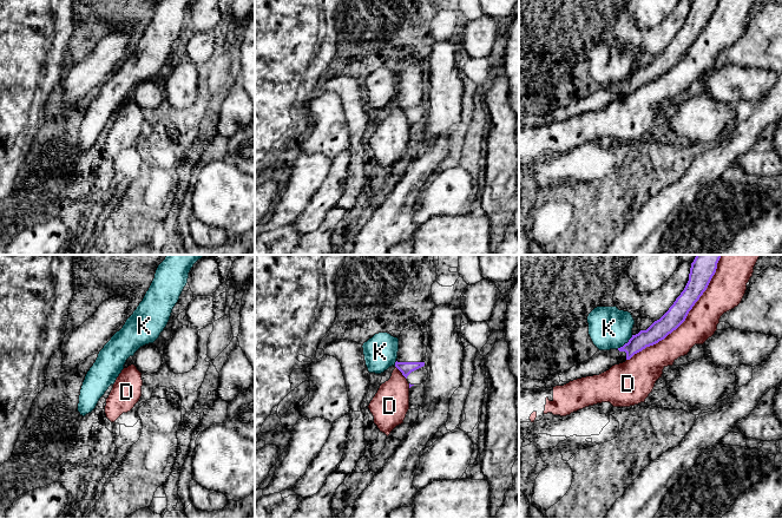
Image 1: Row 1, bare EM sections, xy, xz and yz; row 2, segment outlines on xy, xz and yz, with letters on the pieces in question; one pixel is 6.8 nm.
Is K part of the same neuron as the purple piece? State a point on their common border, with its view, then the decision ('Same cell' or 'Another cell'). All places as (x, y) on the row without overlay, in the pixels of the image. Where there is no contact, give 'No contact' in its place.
Touches purple at yz (625, 79). Another cell

